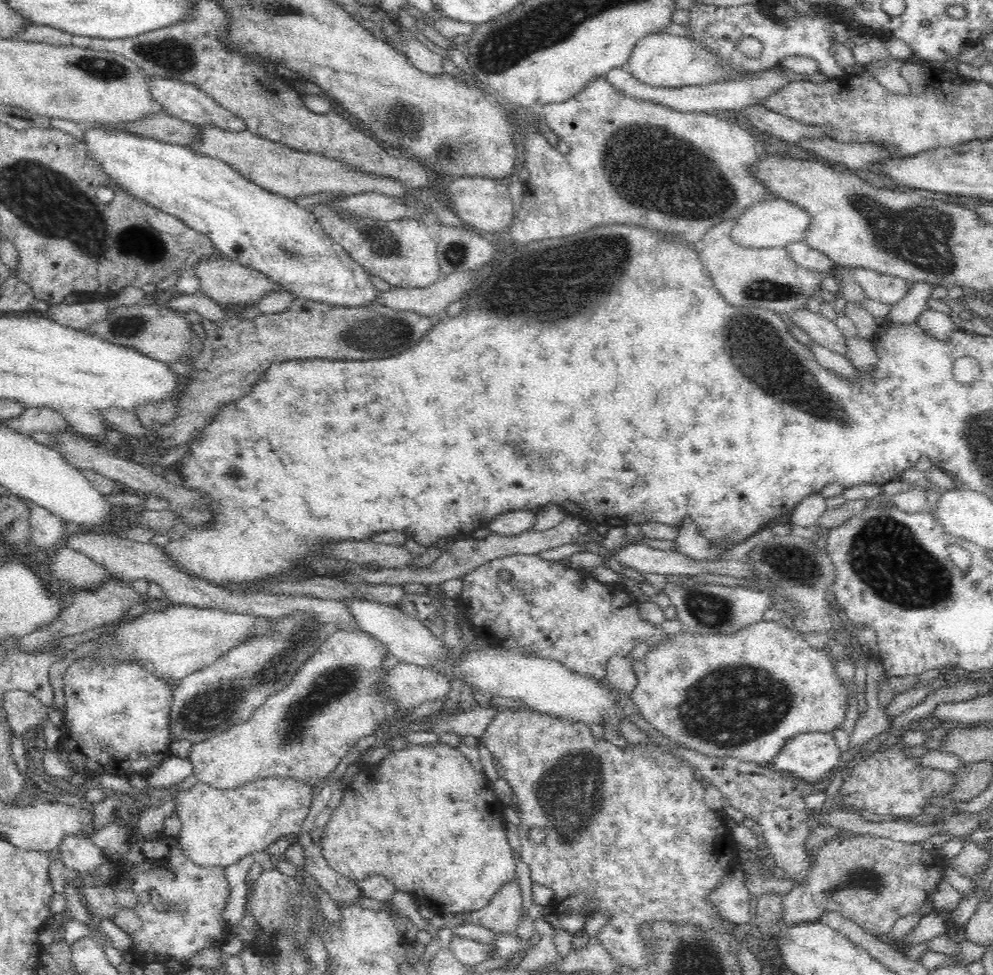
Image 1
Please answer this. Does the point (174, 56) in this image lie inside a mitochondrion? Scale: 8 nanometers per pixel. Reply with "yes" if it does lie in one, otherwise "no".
yes

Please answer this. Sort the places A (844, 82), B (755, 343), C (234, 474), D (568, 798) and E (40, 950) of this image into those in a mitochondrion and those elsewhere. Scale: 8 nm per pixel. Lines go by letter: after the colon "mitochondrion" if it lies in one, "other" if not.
A: other
B: mitochondrion
C: other
D: mitochondrion
E: other

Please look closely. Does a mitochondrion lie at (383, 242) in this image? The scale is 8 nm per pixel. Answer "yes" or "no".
yes

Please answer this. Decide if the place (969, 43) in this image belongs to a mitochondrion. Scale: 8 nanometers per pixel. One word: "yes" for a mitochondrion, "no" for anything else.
no

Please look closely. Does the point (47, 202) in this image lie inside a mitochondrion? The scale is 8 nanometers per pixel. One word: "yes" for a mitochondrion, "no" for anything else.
yes

